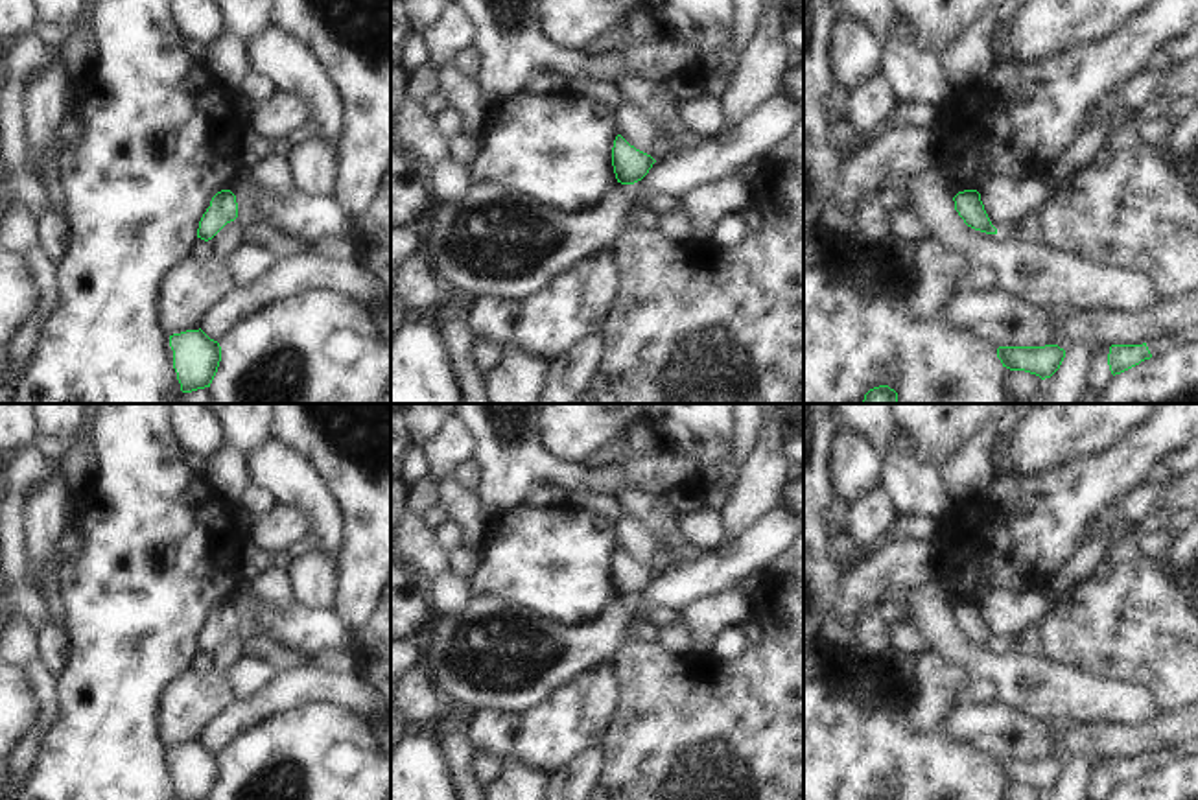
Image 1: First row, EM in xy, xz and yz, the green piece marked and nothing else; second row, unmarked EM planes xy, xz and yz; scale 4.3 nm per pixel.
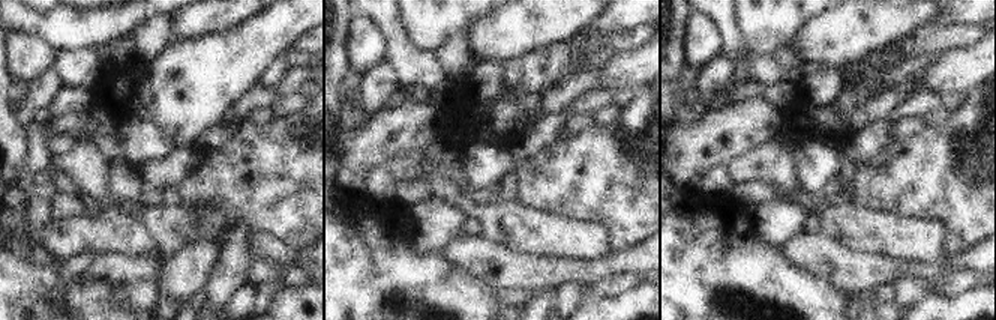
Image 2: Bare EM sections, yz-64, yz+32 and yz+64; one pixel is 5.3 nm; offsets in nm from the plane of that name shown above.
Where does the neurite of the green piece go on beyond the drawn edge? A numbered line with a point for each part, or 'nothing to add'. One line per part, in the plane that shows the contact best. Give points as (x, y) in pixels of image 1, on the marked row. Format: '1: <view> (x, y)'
1: yz (1156, 349)

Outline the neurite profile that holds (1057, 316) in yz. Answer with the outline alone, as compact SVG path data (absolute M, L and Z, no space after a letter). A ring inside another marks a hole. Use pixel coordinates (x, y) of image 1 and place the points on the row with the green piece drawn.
M1058 302L1045 312L1045 324L1049 328L1049 339L1034 339L1030 347L1054 345L1054 339L1065 330L1067 321L1078 313L1076 306L1067 302Z

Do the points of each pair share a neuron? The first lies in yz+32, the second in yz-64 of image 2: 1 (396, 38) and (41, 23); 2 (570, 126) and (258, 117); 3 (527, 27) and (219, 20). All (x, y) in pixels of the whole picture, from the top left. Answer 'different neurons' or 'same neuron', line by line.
1: different neurons
2: same neuron
3: same neuron

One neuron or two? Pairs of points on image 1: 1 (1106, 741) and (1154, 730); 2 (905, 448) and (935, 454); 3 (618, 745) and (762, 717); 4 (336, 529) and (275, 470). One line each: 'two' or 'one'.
1: one
2: two
3: one
4: one

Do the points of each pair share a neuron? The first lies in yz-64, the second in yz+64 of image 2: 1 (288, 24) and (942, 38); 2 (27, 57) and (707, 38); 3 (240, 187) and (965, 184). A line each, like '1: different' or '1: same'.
1: different
2: same
3: same

